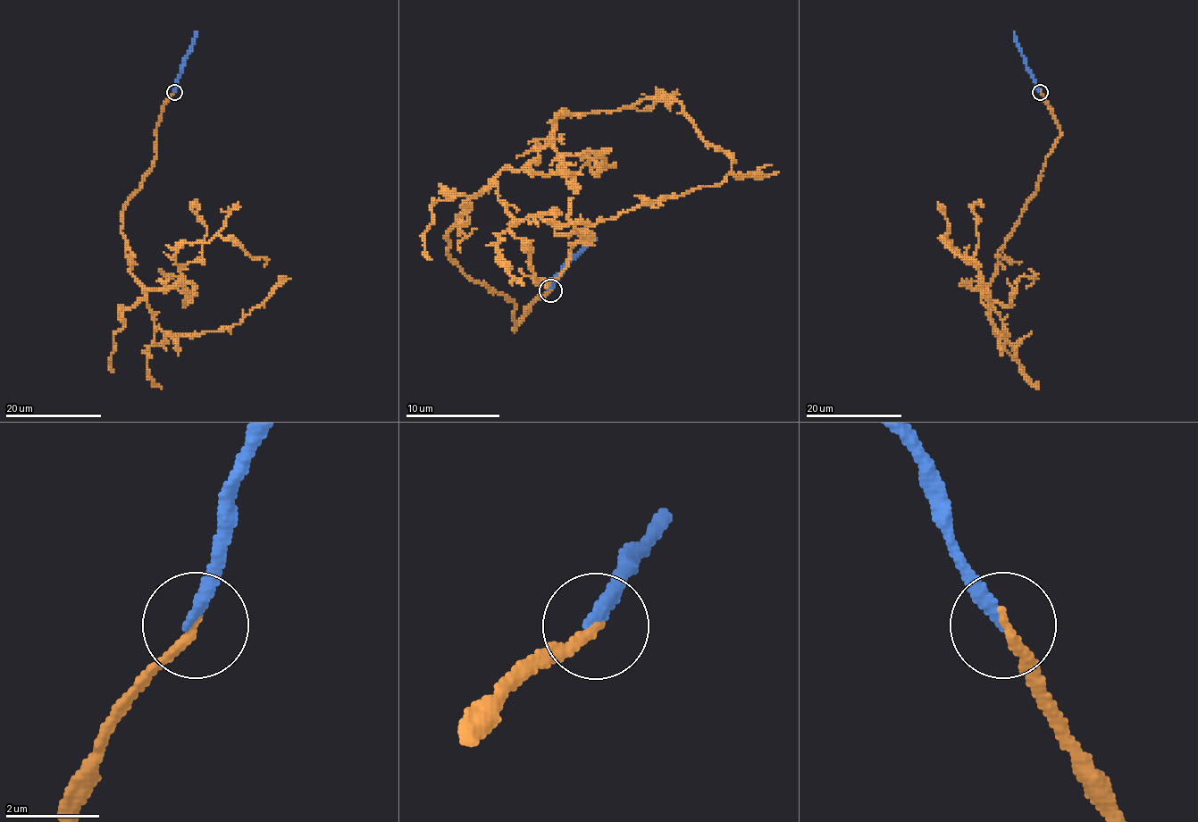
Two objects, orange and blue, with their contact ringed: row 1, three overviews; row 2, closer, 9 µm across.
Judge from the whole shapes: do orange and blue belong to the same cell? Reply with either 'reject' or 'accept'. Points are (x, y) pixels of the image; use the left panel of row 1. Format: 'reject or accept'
accept

